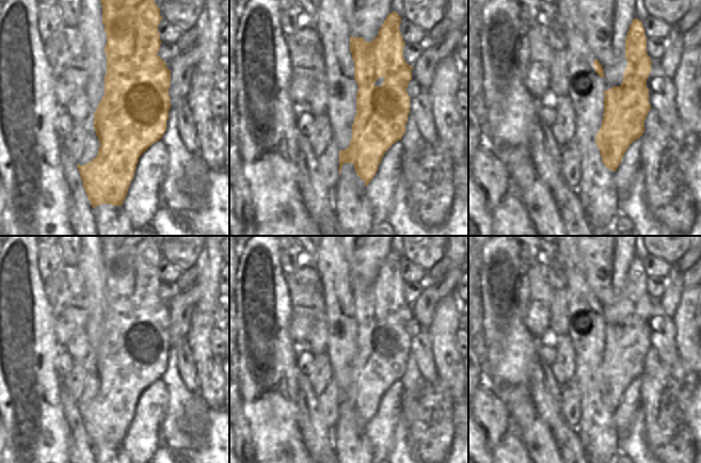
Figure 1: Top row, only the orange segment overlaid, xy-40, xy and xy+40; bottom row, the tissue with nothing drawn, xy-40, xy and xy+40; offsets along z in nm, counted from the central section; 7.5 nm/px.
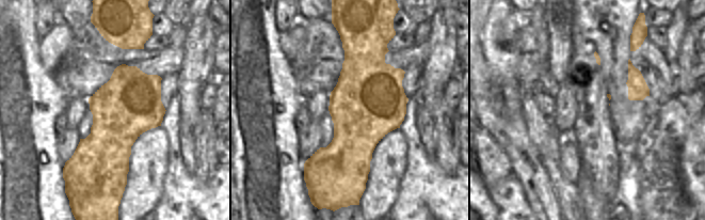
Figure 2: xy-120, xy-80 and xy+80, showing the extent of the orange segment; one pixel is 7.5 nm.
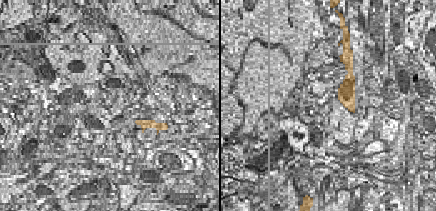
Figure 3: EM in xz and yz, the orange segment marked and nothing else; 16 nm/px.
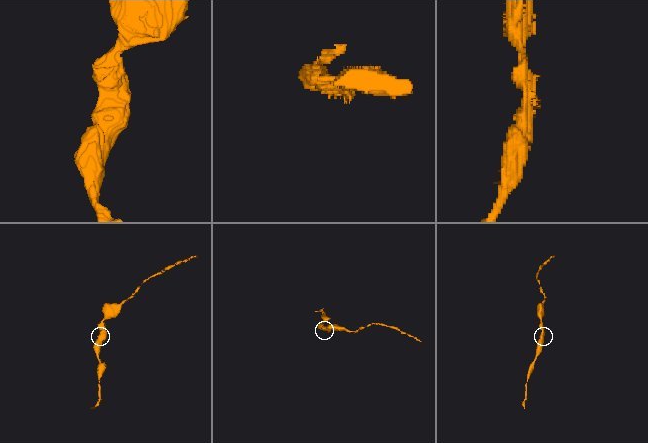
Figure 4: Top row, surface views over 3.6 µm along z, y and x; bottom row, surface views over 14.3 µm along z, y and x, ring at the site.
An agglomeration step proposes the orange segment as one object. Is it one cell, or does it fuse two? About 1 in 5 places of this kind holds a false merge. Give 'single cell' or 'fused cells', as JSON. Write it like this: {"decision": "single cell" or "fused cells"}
{"decision": "single cell"}

